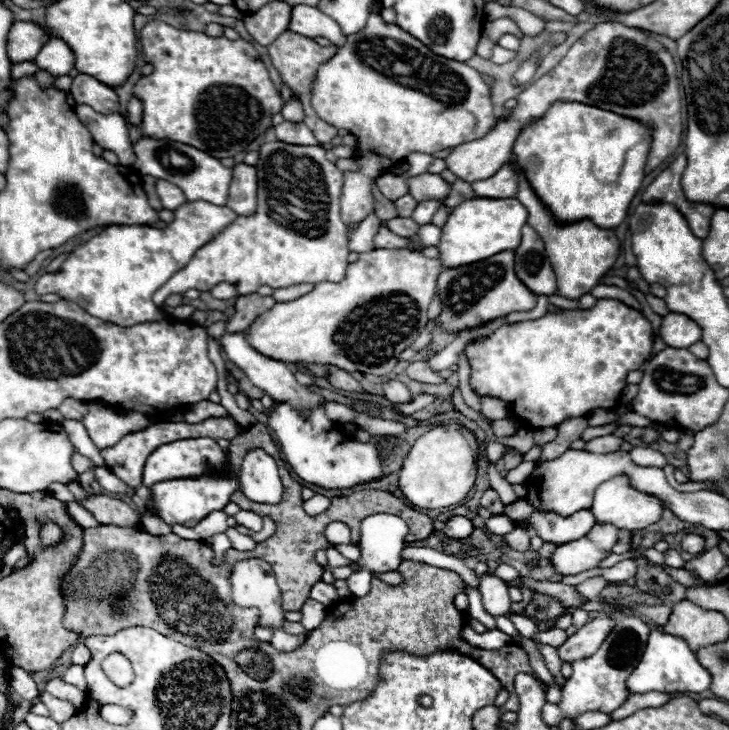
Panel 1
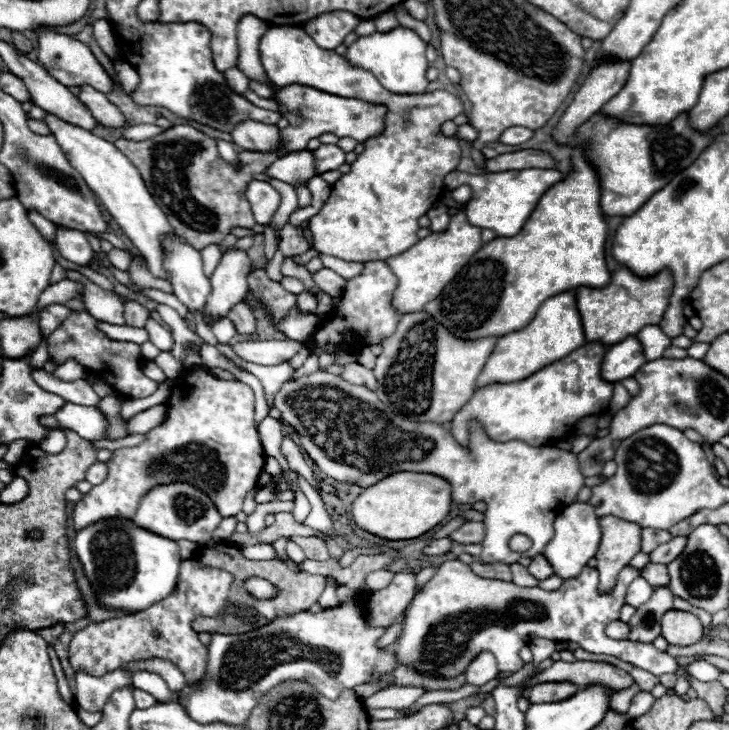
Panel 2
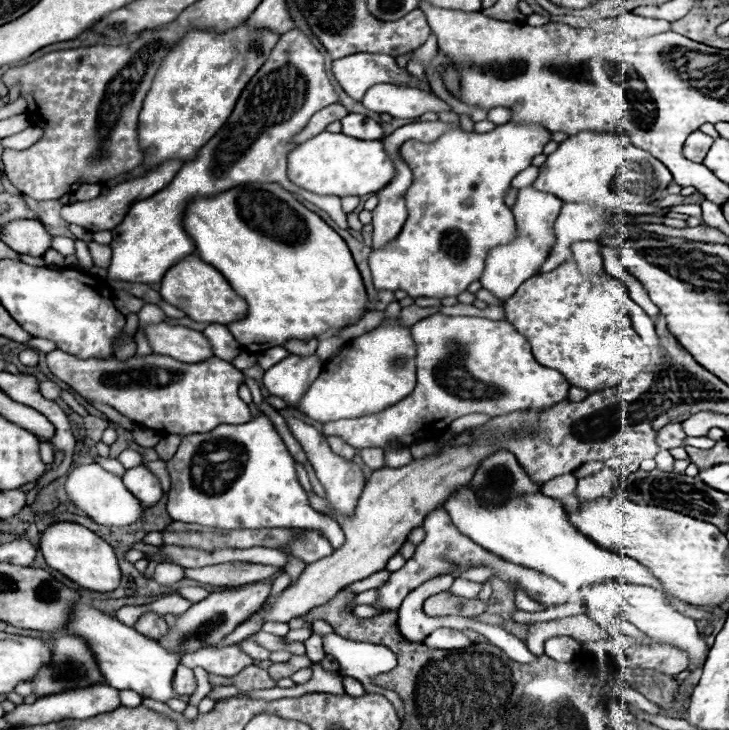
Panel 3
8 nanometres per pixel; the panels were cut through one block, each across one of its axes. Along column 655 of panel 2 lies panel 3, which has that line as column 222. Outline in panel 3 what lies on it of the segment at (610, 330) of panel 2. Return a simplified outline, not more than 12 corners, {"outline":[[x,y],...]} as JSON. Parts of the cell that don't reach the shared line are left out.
{"outline":[[196,254],[166,272],[160,296],[196,322],[232,324],[244,298]]}

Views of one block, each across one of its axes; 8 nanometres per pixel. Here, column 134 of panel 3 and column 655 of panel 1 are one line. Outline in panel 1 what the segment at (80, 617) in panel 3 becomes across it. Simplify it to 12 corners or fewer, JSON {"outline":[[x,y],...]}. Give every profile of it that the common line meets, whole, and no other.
{"outline":[[650,632],[630,694],[704,692],[712,684],[688,644]]}

